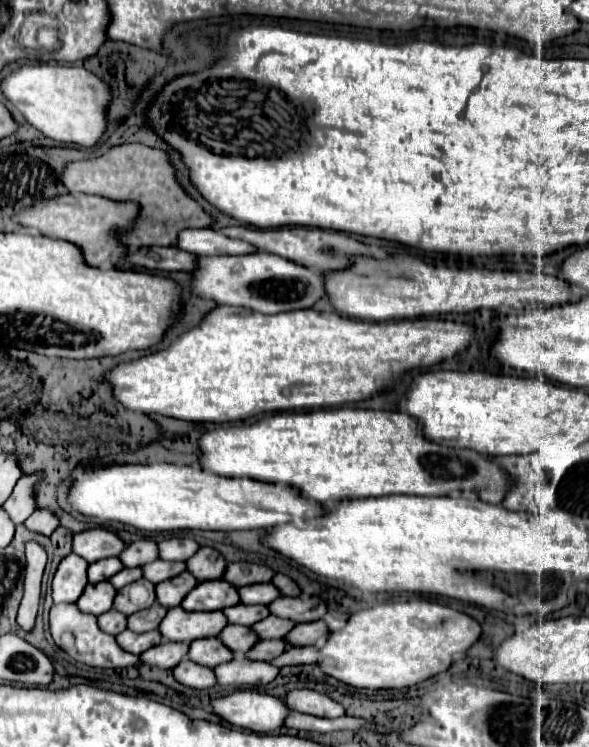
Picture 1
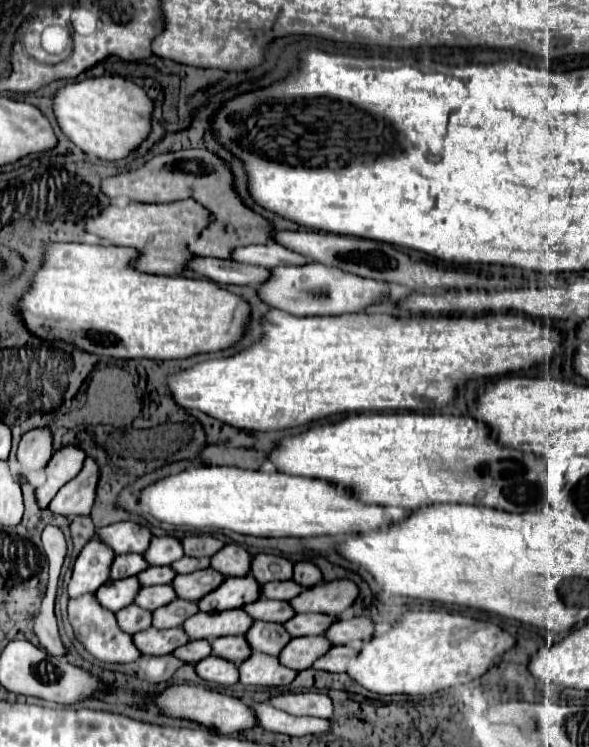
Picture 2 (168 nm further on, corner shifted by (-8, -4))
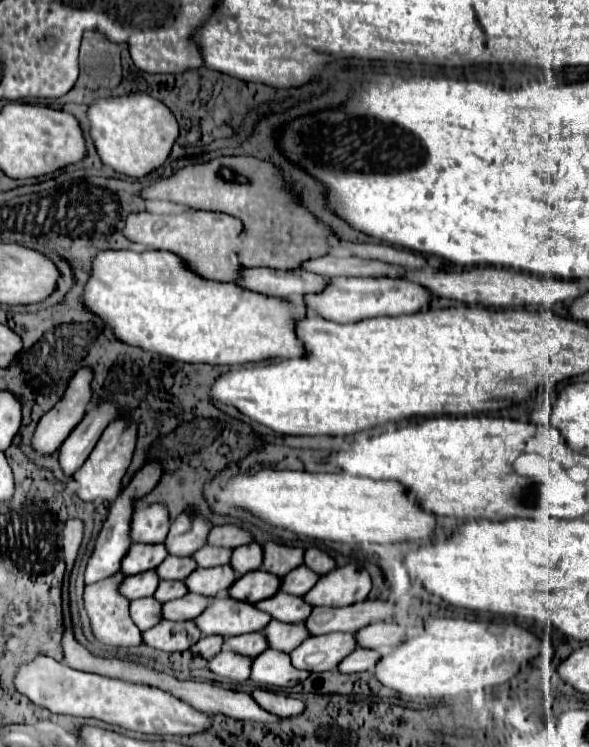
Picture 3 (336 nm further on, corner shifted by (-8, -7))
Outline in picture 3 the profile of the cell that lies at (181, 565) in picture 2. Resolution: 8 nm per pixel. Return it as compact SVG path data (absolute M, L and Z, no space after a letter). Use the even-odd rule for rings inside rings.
M202 546L192 558L200 568L212 568L222 566L230 562L230 548L214 548L214 546Z

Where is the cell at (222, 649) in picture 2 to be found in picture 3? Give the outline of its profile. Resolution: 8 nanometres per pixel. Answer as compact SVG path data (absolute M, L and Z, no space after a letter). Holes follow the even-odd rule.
M252 632L252 634L226 638L224 640L224 648L234 650L236 654L242 654L242 656L256 658L258 654L262 654L268 648L268 644L266 644L266 638L264 638L262 632Z

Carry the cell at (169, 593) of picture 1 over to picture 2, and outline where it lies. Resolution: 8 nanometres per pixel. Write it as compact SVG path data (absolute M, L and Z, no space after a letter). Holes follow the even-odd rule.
M208 567L208 569L202 569L202 571L176 575L172 585L174 585L174 591L180 599L200 601L204 595L214 591L222 581L224 581L224 575L220 571Z

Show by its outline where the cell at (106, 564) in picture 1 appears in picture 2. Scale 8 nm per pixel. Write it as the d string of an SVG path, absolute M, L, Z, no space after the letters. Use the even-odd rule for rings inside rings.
M130 553L130 555L118 555L112 563L112 573L110 579L126 579L132 575L138 575L140 571L144 571L148 567L144 555L138 553Z

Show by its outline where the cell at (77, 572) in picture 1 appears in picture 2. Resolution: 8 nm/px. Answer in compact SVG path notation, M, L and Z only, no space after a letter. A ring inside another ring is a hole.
M92 537L82 553L78 555L72 571L72 579L68 585L70 597L84 595L86 591L96 591L110 579L110 567L116 553L102 543L98 537Z

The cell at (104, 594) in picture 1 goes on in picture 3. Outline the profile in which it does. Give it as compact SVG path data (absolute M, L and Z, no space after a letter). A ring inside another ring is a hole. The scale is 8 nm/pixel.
M148 570L148 572L140 572L136 576L128 576L126 580L122 580L120 584L120 594L128 600L136 600L136 598L146 598L146 596L152 596L158 588L158 576L154 570Z

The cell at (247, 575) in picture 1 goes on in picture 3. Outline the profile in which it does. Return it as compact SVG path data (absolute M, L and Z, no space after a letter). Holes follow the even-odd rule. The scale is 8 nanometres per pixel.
M268 542L264 546L262 570L270 572L278 578L284 578L290 570L294 570L302 564L302 556L304 556L302 548L286 548L286 546L278 546L274 542Z

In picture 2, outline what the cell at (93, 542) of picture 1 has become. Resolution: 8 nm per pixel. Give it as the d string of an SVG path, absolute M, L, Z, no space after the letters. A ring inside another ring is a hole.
M120 521L96 531L96 535L114 549L116 555L122 553L144 553L150 545L152 533L134 521Z

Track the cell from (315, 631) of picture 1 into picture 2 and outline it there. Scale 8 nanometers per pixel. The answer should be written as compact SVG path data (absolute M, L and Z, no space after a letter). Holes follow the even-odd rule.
M352 617L352 619L340 619L340 623L334 623L330 631L326 631L326 637L334 645L346 645L352 641L370 641L374 633L374 623L368 617Z

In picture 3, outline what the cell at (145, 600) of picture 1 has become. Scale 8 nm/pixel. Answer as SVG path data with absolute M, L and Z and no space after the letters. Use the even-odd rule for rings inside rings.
M166 580L166 582L160 582L160 584L158 584L158 590L154 592L154 598L158 598L158 602L164 604L164 602L170 602L170 600L182 598L186 592L188 592L188 590L184 588L184 582Z

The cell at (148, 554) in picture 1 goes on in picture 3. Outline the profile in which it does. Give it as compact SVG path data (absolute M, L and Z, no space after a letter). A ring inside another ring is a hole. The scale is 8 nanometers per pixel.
M182 514L170 524L164 546L170 556L192 556L198 548L204 546L208 532L210 524L204 518Z

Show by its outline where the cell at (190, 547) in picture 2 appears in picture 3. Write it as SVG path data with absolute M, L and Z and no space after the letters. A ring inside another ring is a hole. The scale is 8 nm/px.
M216 526L210 530L206 540L206 544L222 546L222 548L236 548L250 542L252 542L252 536L246 530L240 530L236 526Z

